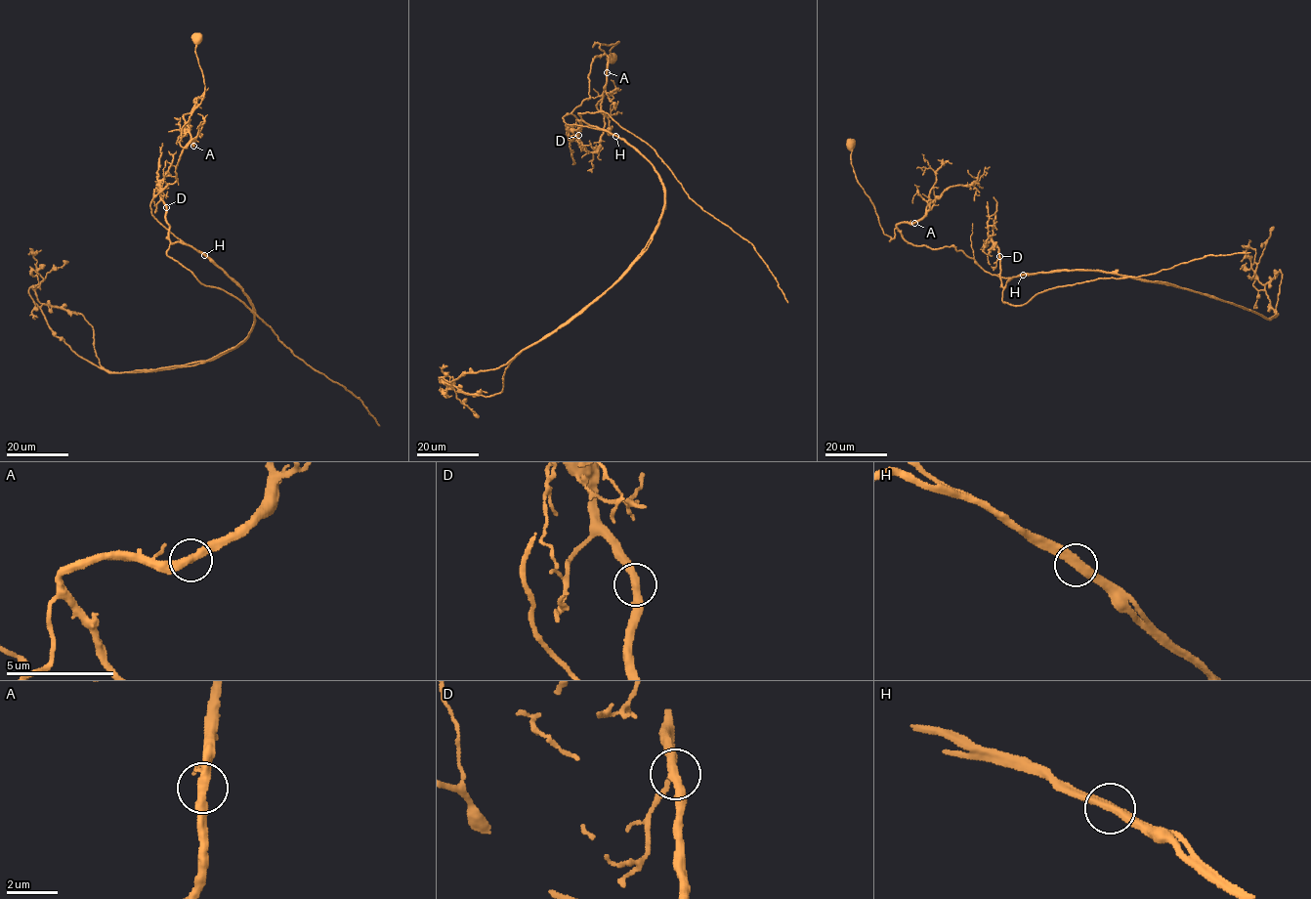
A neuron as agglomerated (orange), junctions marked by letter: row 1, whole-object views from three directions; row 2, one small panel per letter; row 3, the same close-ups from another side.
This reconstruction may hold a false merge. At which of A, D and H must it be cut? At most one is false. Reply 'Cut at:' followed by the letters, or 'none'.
Cut at: H

